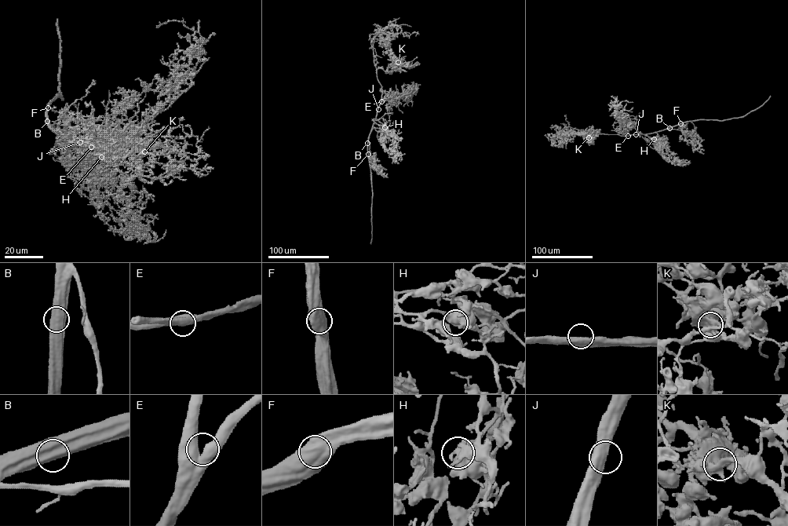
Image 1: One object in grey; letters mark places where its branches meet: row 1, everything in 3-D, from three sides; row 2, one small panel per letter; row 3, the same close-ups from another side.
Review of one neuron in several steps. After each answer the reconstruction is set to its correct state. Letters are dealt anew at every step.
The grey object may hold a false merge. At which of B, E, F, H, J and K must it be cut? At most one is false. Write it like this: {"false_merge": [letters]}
{"false_merge": []}

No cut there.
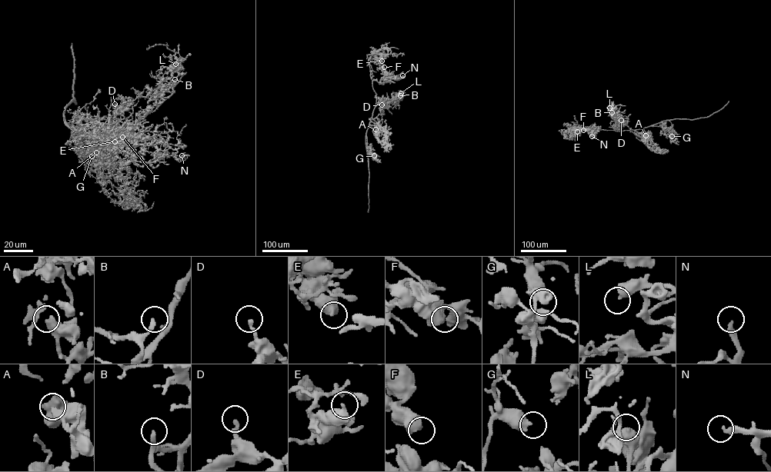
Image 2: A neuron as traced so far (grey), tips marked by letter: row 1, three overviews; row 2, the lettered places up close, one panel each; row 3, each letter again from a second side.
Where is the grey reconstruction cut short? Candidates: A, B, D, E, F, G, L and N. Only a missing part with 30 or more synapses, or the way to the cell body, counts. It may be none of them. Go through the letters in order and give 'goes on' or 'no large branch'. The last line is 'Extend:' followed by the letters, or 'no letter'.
A: no large branch
B: goes on
D: no large branch
E: no large branch
F: no large branch
G: no large branch
L: goes on
N: goes on
Extend: B, L, N

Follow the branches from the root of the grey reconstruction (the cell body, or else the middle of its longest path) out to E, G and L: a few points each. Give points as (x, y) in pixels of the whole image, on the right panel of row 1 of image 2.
E: (627, 130), (596, 130), (599, 129), (597, 127), (593, 131), (578, 129), (577, 131)
G: (627, 130), (651, 126), (665, 127), (669, 133), (673, 134), (672, 136)
L: (627, 130), (619, 130), (612, 116), (614, 110), (609, 108)

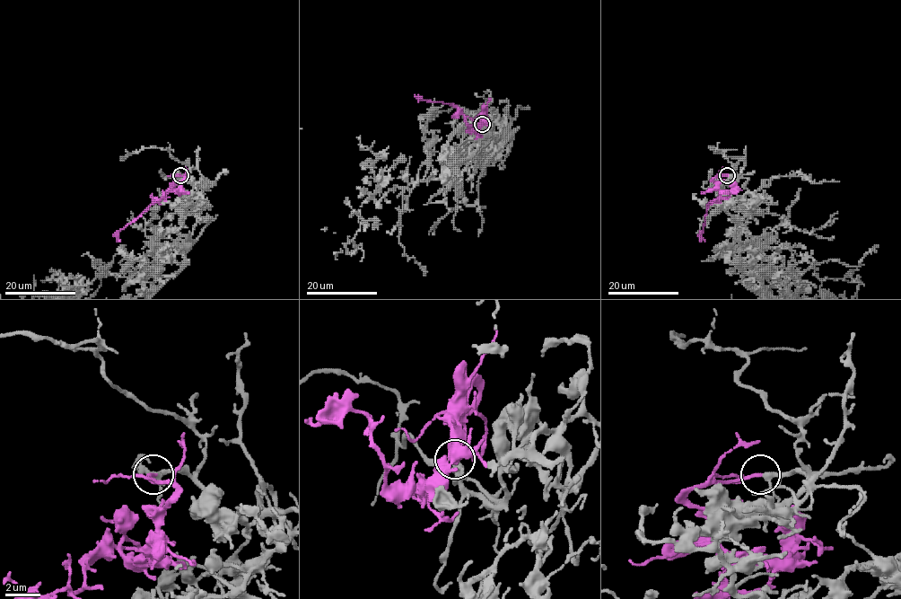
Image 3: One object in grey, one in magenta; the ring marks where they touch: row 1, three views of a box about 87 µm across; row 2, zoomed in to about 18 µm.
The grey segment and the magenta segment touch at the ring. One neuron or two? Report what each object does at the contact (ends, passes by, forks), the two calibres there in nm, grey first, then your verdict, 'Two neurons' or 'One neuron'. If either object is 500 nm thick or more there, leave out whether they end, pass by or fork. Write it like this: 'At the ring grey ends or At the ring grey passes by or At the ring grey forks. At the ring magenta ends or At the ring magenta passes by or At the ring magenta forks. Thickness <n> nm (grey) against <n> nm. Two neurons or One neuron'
At the ring grey forks. At the ring magenta ends. Thickness 240 nm (grey) against 220 nm. One neuron

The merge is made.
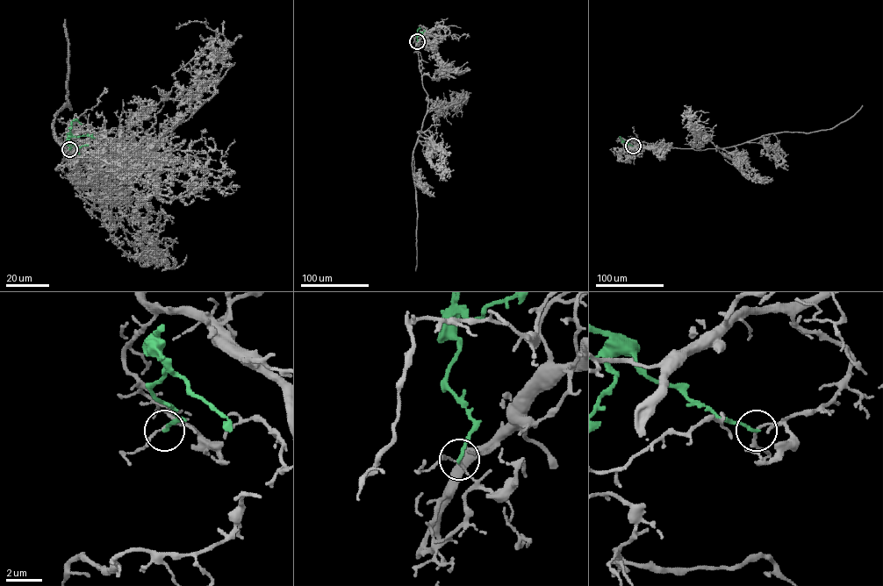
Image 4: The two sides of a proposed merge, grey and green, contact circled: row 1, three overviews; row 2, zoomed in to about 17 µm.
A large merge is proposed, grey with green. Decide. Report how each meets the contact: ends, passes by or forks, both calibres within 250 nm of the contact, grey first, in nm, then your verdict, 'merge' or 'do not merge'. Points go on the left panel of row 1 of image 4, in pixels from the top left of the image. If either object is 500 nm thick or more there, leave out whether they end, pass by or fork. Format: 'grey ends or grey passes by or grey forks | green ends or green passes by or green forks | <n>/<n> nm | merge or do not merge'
grey passes by | green ends | 90/180 nm | do not merge

